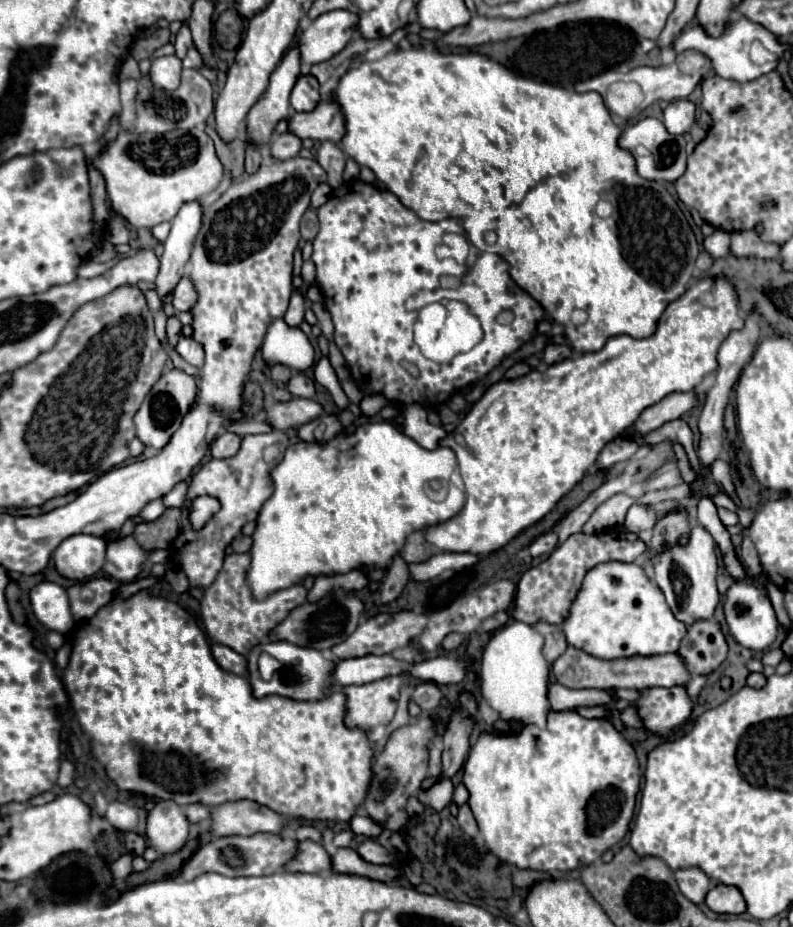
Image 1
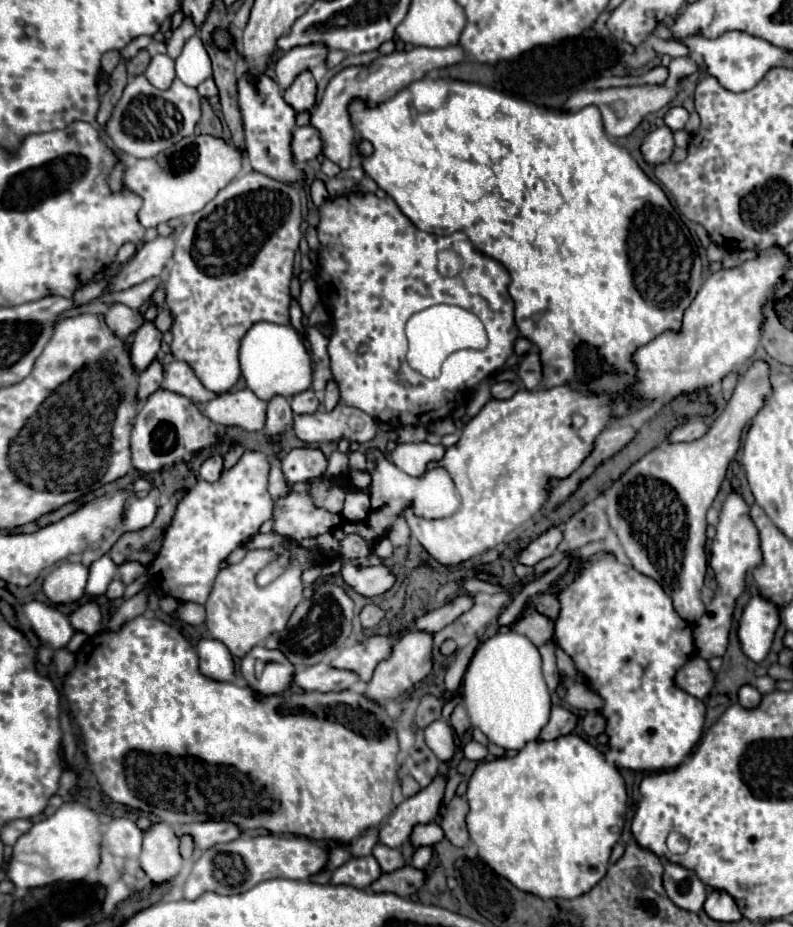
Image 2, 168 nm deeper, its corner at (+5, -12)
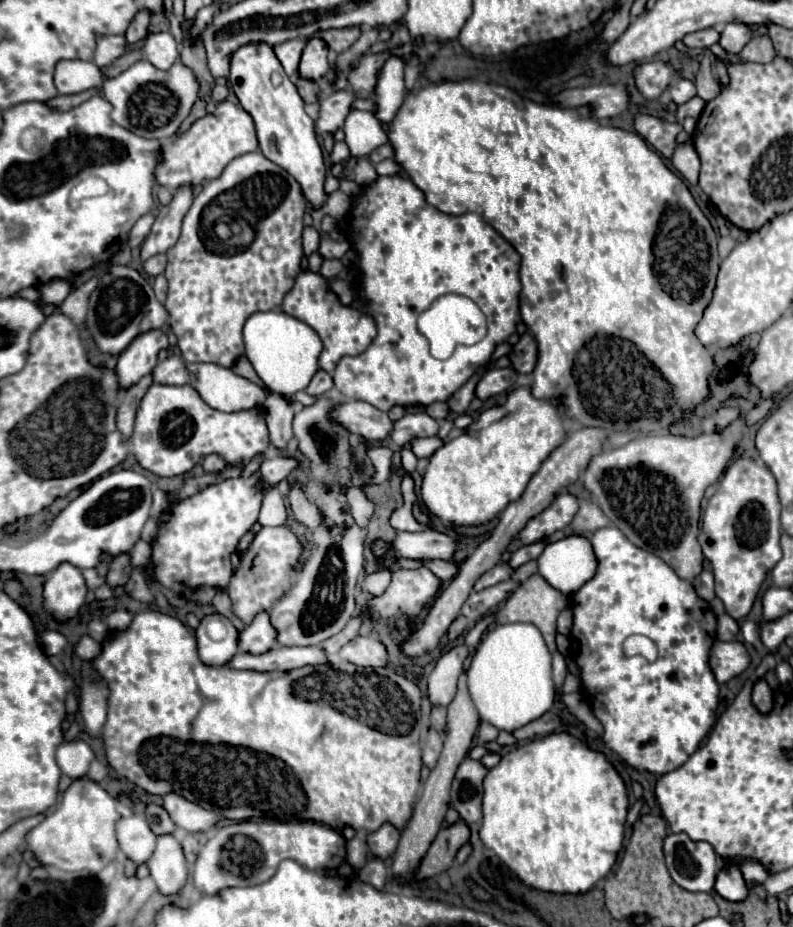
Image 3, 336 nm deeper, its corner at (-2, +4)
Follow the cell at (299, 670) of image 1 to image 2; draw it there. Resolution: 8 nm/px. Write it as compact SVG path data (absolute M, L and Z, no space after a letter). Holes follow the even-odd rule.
M256 646L242 658L240 668L242 668L242 678L256 692L258 698L282 694L292 686L294 664L288 664L288 660L284 660L284 654L280 650L268 650L264 646ZM256 660L266 662L266 668L260 678L254 676Z

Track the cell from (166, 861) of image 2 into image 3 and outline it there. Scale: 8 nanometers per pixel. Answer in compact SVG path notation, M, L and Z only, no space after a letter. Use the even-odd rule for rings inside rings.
M175 834L157 838L157 848L149 858L147 866L161 894L173 896L183 890L187 880L187 862L179 838Z

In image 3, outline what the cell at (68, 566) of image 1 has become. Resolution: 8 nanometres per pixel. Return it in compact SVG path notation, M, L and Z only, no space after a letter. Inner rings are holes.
M65 562L57 570L47 574L45 590L43 590L43 608L57 622L67 622L67 620L75 618L79 614L79 608L85 604L85 596L87 596L87 586L85 586L85 578L79 568Z

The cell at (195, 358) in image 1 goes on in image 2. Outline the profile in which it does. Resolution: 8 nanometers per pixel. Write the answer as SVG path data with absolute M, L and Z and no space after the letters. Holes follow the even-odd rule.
M174 360L168 364L162 388L172 390L172 392L182 394L182 396L188 396L194 402L208 402L214 398L214 394L208 392L204 388L204 384L200 384L200 380L196 380L192 366L182 362L182 360Z

